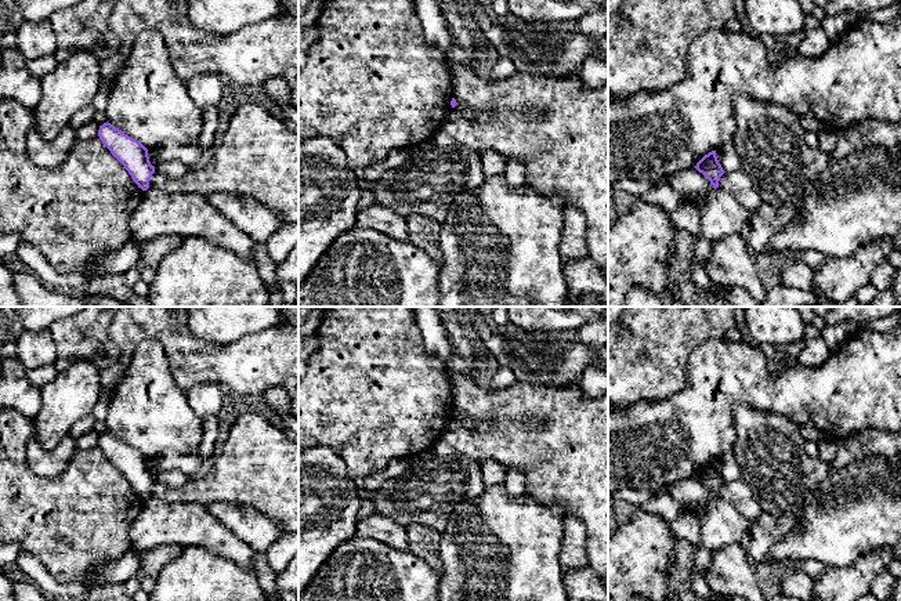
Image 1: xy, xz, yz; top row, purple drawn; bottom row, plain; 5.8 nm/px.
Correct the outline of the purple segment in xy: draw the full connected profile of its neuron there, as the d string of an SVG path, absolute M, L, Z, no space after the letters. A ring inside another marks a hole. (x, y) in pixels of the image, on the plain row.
M108 431L99 435L98 446L124 475L138 497L146 500L155 482L155 477L149 471L148 459Z

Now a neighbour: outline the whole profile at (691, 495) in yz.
M695 477L679 479L667 485L667 493L683 507L702 515L713 495Z

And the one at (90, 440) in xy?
M93 430L76 439L77 450L88 450L98 446L99 435Z

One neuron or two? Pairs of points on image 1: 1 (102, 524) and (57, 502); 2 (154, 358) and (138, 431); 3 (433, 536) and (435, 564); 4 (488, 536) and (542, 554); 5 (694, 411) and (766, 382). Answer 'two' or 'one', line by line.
1: one
2: one
3: one
4: one
5: one

